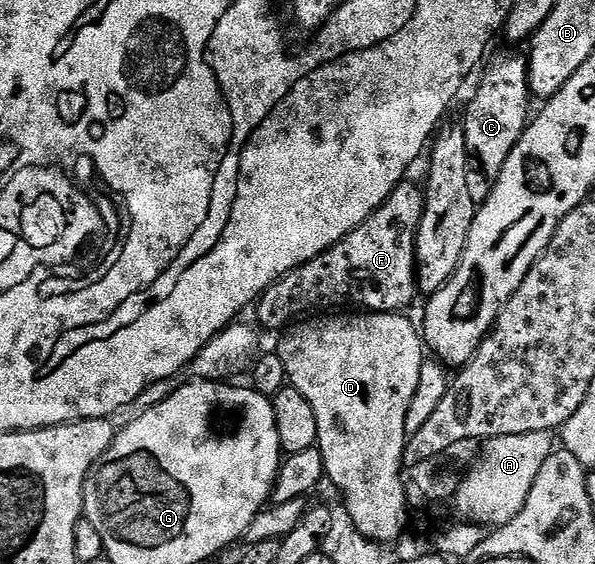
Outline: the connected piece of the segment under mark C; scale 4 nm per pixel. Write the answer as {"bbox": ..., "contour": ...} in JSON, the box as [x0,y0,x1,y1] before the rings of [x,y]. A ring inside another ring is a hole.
{"bbox":[461,56,533,206],"contour":[[[499,56],[489,64],[486,65],[487,73],[480,80],[475,97],[467,106],[467,113],[461,117],[467,151],[473,161],[469,170],[469,194],[477,206],[491,197],[491,190],[495,187],[509,154],[513,154],[513,146],[517,146],[522,138],[533,112],[527,56]]]}

